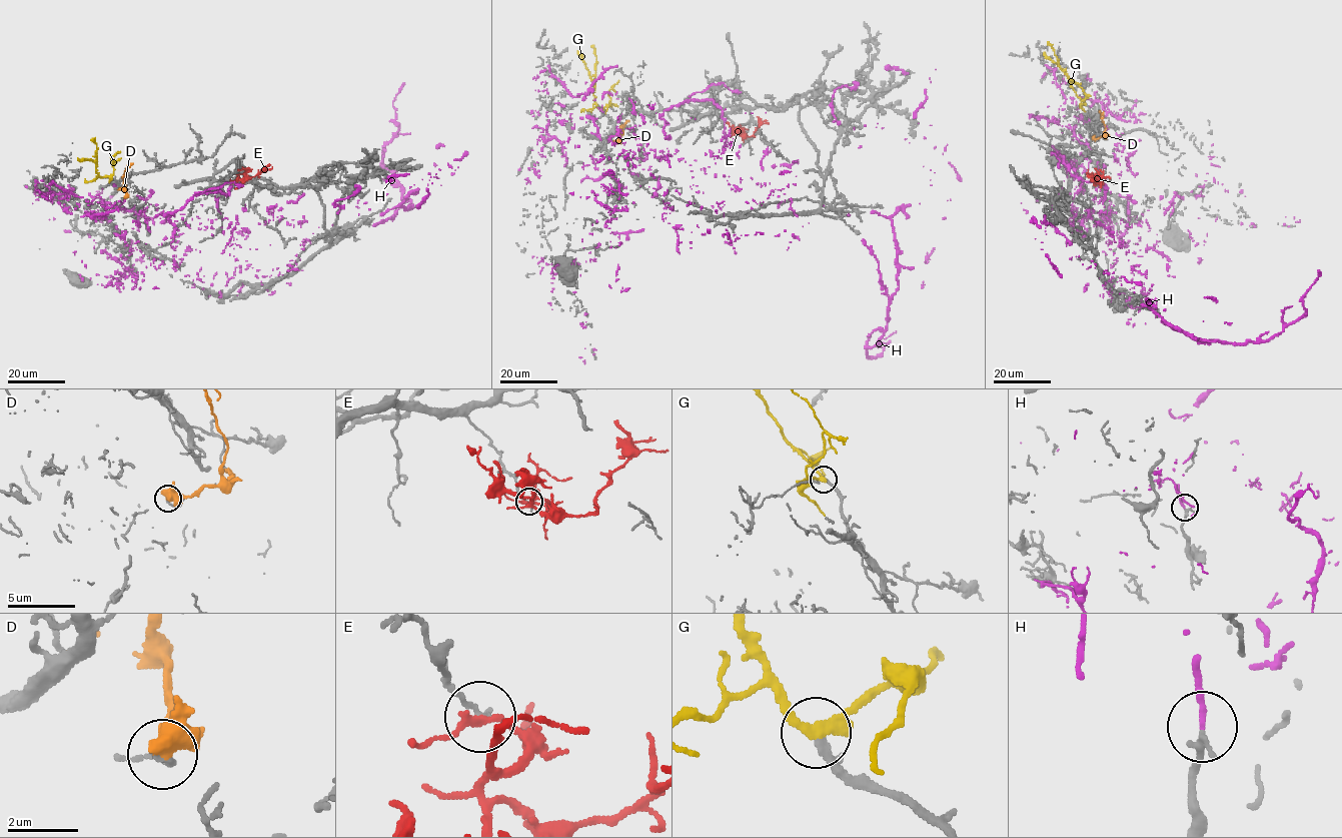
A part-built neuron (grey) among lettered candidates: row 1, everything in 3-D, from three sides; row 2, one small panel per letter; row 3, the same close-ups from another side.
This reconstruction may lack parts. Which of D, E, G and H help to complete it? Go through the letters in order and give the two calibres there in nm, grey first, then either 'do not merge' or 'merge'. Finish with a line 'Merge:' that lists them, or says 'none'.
D: 160/400 nm | do not merge
E: 150/170 nm | do not merge
G: 200/280 nm | merge
H: 240/170 nm | do not merge
Merge: G

